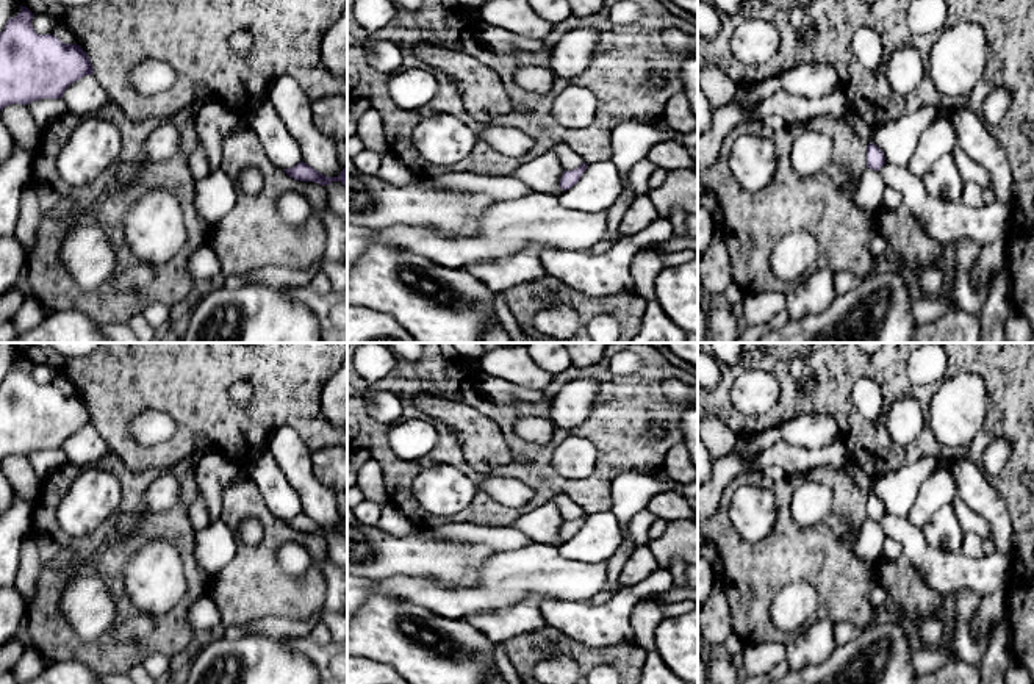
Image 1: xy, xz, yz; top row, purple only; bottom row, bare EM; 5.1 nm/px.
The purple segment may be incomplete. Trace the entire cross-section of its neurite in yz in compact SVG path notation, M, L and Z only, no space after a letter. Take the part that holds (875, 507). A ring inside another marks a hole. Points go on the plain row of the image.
M876 495L867 496L867 518L879 521L885 515L884 502Z

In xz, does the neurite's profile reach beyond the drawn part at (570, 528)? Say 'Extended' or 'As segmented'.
As segmented

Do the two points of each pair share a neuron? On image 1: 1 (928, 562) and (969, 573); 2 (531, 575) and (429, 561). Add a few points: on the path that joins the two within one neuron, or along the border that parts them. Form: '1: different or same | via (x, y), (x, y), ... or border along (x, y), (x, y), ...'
1: same | via (937, 567), (944, 572), (959, 572)
2: different | border along (496, 551), (484, 562), (473, 586), (446, 584)

